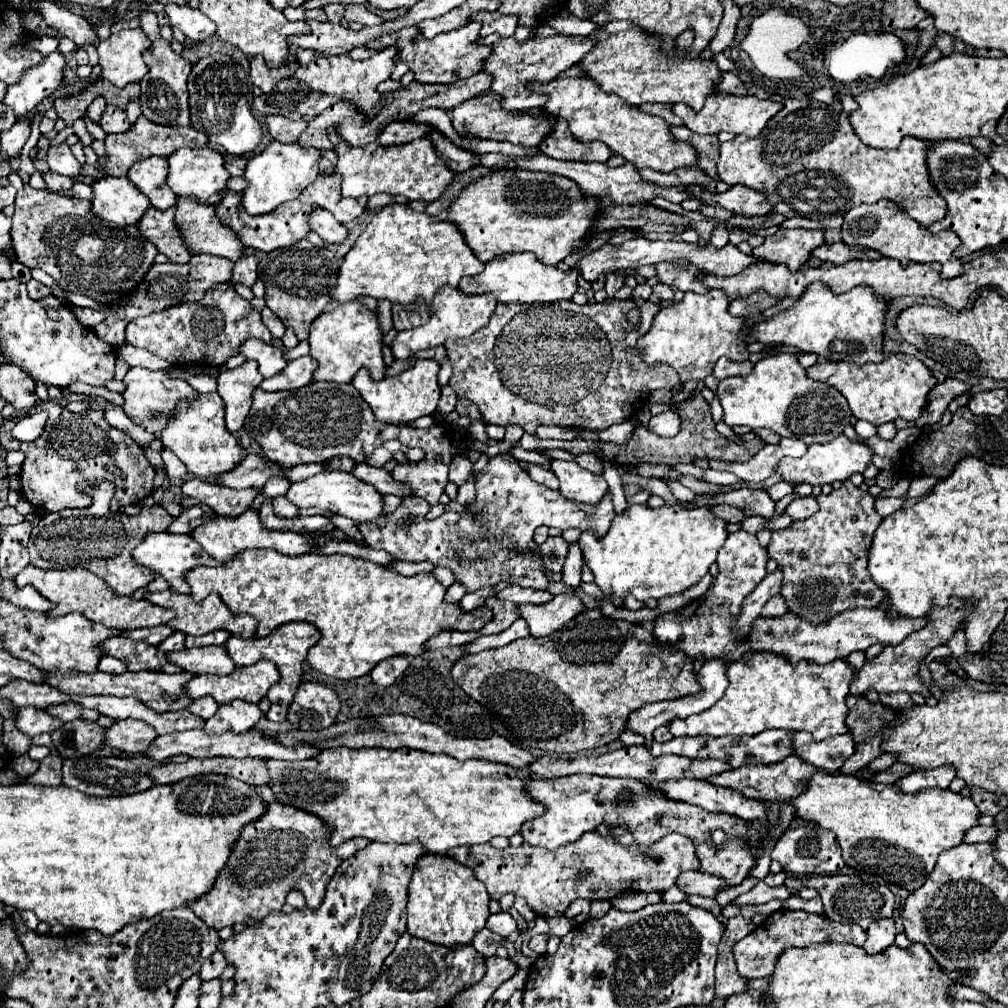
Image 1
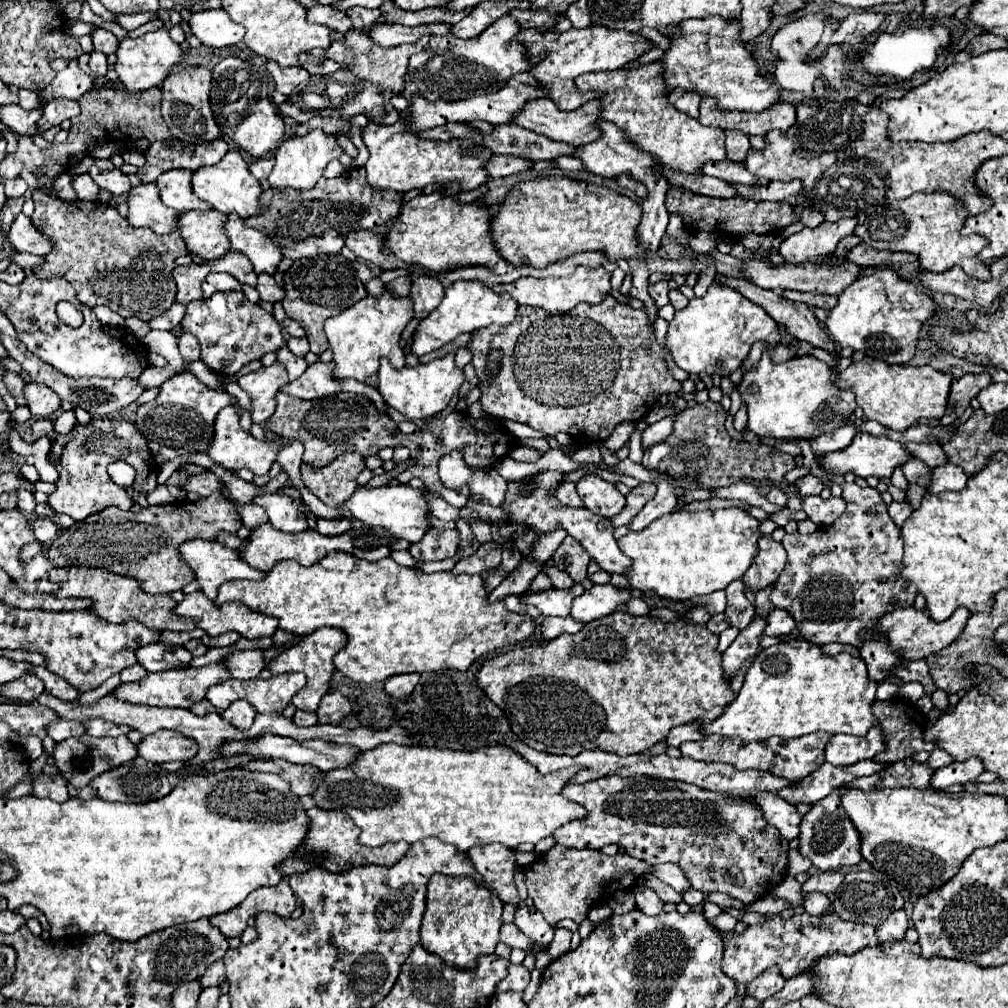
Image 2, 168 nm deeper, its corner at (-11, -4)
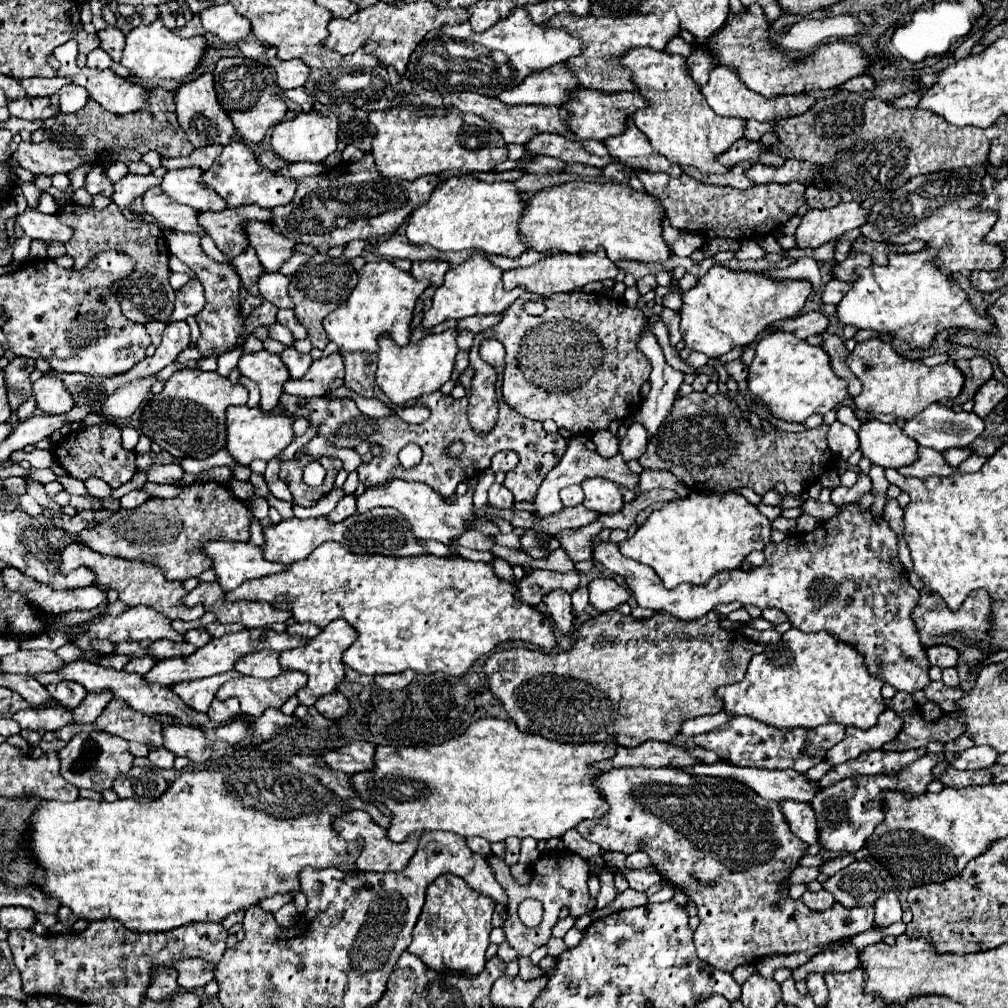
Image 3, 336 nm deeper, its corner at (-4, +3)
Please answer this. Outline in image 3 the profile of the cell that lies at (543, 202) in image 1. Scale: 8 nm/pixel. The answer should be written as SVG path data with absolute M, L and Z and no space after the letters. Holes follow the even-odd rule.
M567 182L561 186L545 188L537 192L531 200L529 206L523 212L521 218L521 236L525 238L525 244L539 250L561 250L561 252L591 252L597 246L605 246L609 260L619 262L619 260L637 260L637 262L665 262L671 256L671 248L663 240L663 228L661 222L665 218L665 210L659 204L657 198L653 198L647 192L637 192L633 190L627 182Z

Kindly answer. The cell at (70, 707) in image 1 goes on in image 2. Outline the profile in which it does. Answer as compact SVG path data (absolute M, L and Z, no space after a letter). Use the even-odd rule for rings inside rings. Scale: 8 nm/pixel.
M88 719L84 721L86 725L86 733L92 737L118 737L118 735L126 735L130 731L130 727L122 727L122 725L114 725L110 721L104 719Z

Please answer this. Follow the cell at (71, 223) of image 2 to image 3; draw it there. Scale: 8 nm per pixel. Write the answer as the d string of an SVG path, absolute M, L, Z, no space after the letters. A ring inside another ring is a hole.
M67 204L59 210L59 220L73 226L75 234L69 242L65 242L67 256L75 258L75 266L83 268L97 252L103 250L117 250L129 254L137 262L137 272L129 278L129 282L121 290L117 290L117 298L121 300L123 314L131 318L131 314L153 314L153 320L169 322L169 316L173 312L175 304L175 292L169 284L169 256L167 256L167 242L165 234L159 226L147 224L147 222L127 222L117 204L111 204L105 210L97 208L85 208L77 204Z

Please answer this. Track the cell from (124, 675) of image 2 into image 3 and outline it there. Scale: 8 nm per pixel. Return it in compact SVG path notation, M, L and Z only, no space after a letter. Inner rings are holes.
M145 656L145 658L133 658L123 670L125 672L137 672L137 674L141 674L141 676L145 676L153 666L155 666L155 658L151 658L151 656Z

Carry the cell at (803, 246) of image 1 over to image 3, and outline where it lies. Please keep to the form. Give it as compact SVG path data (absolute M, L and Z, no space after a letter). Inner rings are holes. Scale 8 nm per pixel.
M841 202L833 208L811 208L795 232L799 248L819 248L821 244L839 238L843 232L859 228L867 222L869 210L859 202Z

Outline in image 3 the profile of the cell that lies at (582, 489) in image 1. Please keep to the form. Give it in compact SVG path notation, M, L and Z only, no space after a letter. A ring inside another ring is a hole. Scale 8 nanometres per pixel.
M589 478L581 484L585 492L583 506L599 514L615 514L623 508L623 494L617 484L605 478Z

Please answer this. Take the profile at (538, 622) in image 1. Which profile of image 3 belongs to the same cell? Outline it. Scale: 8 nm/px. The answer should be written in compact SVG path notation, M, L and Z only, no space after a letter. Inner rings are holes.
M595 578L589 584L591 606L599 612L615 610L619 604L625 604L633 594L629 588L617 584L613 578Z

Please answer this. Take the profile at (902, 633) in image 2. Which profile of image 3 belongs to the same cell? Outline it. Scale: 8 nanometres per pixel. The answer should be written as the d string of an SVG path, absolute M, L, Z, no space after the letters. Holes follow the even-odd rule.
M921 590L921 600L917 604L917 608L913 610L913 620L917 624L917 630L921 634L921 642L925 644L925 648L929 648L931 644L945 644L951 648L957 648L959 652L959 662L957 662L957 670L959 670L959 688L969 692L975 686L975 680L971 676L971 670L979 664L991 664L991 636L989 632L993 630L991 626L991 610L993 610L993 598L985 592L985 590L975 590L969 594L969 598L961 604L961 608L957 612L951 612L945 604L945 600L941 596L937 596L931 590Z

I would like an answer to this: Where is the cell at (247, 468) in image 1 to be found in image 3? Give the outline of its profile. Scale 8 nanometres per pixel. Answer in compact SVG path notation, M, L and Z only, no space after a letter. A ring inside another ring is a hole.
M151 464L145 470L145 476L149 482L155 484L173 484L175 480L179 480L183 474L183 470L177 464Z

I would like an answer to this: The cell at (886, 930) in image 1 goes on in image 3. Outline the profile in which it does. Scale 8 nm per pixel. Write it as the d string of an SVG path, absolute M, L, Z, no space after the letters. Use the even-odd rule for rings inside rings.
M887 890L875 900L875 924L879 928L885 928L893 922L901 922L901 914L903 914L903 910L901 910L901 904L899 904L895 892Z

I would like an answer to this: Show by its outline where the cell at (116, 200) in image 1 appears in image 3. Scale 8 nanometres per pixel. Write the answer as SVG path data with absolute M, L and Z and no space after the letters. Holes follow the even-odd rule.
M155 186L155 188L145 192L145 196L143 196L143 208L145 208L147 214L155 216L157 220L161 220L171 230L191 232L191 234L199 234L199 236L205 234L203 226L197 220L199 212L189 208L189 206L185 206L185 204L173 202L161 190L161 186Z

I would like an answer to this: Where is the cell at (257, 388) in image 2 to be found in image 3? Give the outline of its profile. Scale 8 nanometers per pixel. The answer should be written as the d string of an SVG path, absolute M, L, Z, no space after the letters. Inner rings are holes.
M267 350L243 354L239 360L239 372L261 388L261 410L271 412L283 394L283 384L289 380L287 366L277 354Z

